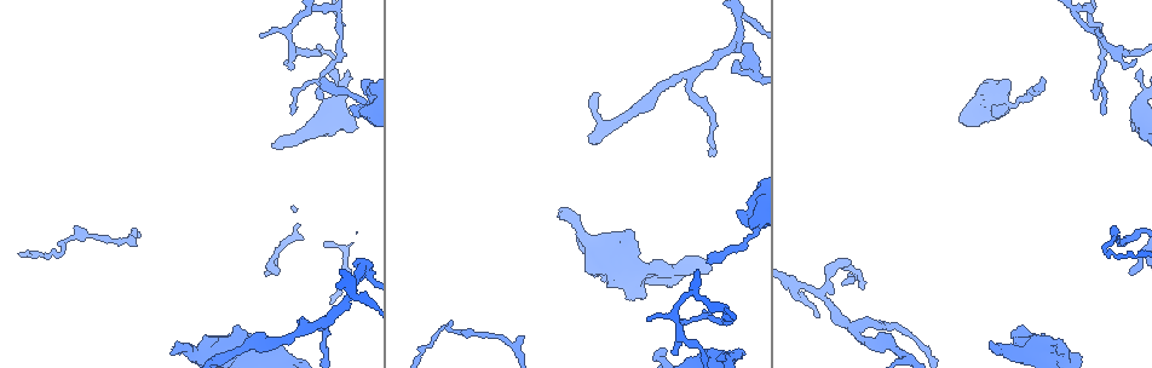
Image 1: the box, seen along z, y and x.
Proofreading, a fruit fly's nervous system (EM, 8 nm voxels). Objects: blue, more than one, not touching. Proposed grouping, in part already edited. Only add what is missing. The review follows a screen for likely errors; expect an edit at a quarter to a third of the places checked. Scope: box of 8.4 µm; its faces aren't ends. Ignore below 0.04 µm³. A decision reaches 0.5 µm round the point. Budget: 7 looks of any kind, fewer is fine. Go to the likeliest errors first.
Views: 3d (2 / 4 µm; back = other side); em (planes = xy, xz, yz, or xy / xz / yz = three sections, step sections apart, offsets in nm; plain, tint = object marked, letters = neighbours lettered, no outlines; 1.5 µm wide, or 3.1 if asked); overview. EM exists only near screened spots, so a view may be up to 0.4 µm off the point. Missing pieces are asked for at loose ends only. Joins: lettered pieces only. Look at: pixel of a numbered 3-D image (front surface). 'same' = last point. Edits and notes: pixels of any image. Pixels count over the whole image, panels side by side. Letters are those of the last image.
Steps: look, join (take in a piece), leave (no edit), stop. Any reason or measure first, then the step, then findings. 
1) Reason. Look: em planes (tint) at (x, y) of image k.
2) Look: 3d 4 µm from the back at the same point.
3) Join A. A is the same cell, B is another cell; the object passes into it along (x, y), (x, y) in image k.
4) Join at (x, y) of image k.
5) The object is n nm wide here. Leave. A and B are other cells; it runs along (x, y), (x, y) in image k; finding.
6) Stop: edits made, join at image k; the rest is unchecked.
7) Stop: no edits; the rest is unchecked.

Branch stops here. Look: em planes (letters) at (563, 208) of image 1.

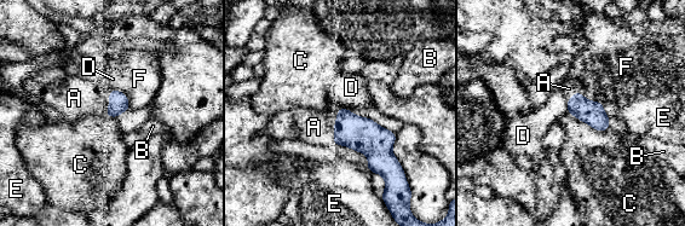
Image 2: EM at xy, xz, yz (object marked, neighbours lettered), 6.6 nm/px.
The object is 130 nm wide here. Join A. A is the same cell, B, C, D, E and F are other cells; it goes on there.

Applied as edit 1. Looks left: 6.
Stops while still wide. Look: em planes (letters) at (356, 129) of image 1.

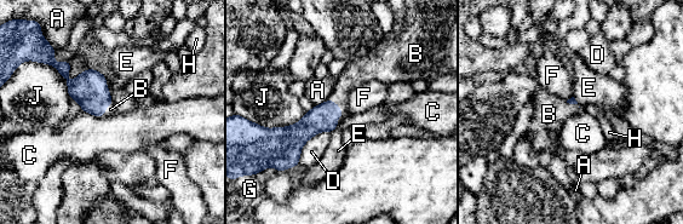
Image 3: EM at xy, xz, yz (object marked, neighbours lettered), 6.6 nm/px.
Join B. B is the same cell, A, C, D, E, F, G, H and J are other cells; the object passes into it along (321, 118), (342, 112), (351, 76) in image 3; the neuron continues.

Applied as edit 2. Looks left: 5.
Look: overview.

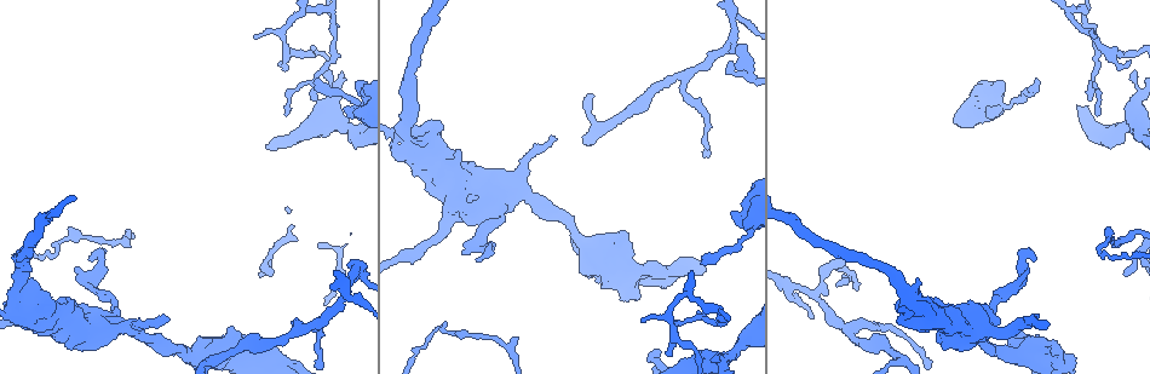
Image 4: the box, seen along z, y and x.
Thin end. Look: em planes (letters) at (701, 263) of image 4.

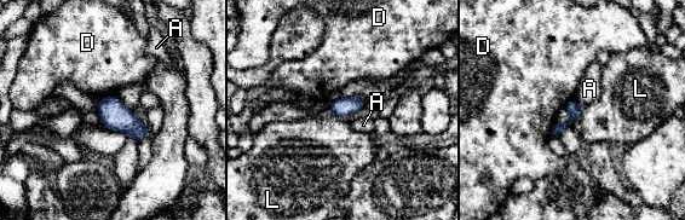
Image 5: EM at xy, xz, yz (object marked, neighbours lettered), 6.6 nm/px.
The object is 90 nm wide here. Leave. A, D and L are other cells; a border runs along (574, 99), (581, 106) in image 5; no lettered piece goes on from it.

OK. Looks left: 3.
Stop: edits made, join at image 2, join at image 3; the rest is unchecked.

